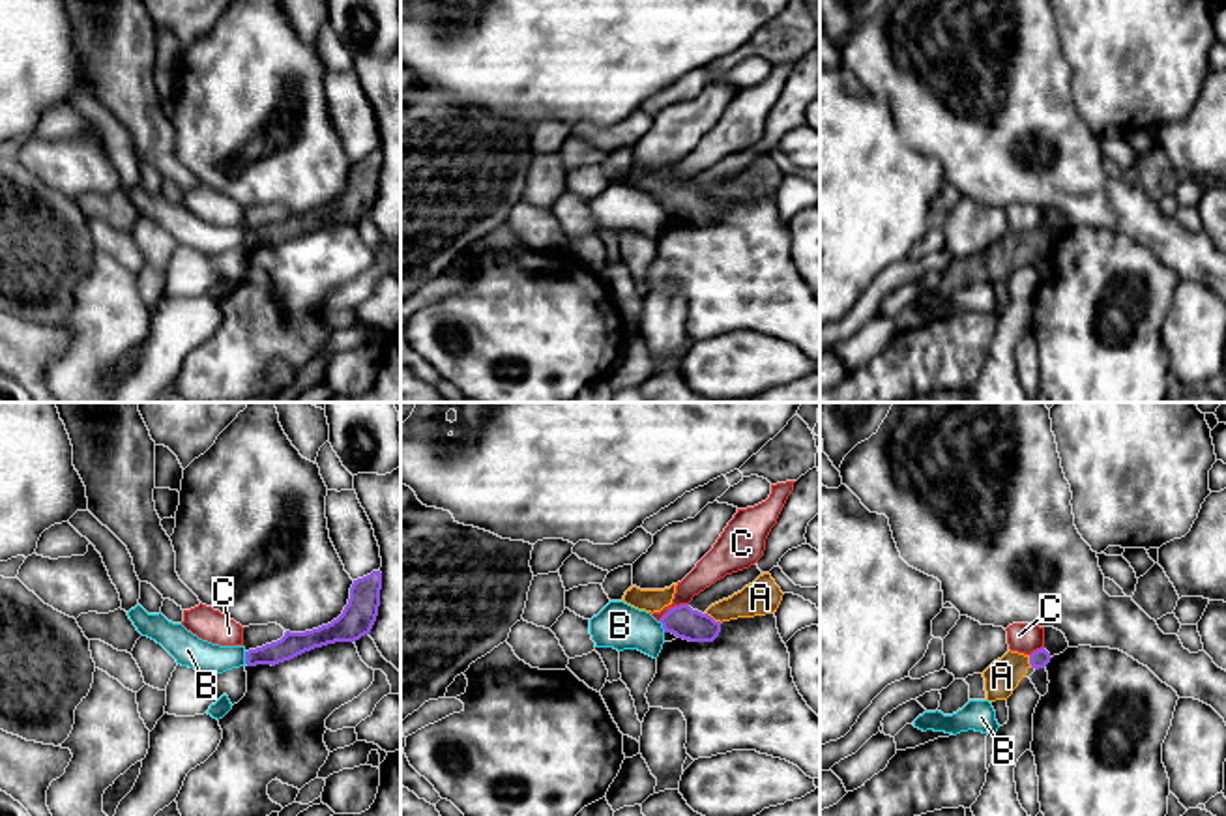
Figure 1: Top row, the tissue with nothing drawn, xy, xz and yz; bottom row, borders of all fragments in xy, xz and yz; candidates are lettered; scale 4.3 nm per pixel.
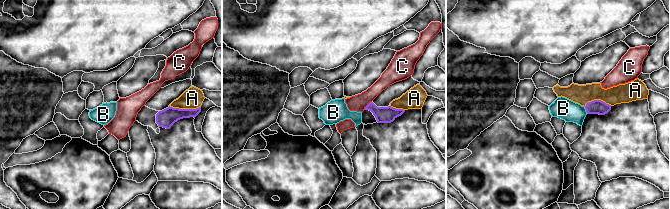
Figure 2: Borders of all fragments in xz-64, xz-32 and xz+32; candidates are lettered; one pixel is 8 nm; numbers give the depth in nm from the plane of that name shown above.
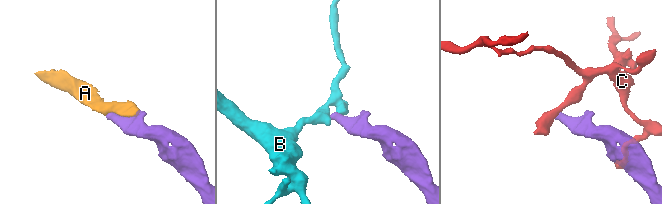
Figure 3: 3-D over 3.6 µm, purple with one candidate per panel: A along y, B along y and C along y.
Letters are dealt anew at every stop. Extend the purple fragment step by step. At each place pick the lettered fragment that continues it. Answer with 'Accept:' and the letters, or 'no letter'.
Accept: A

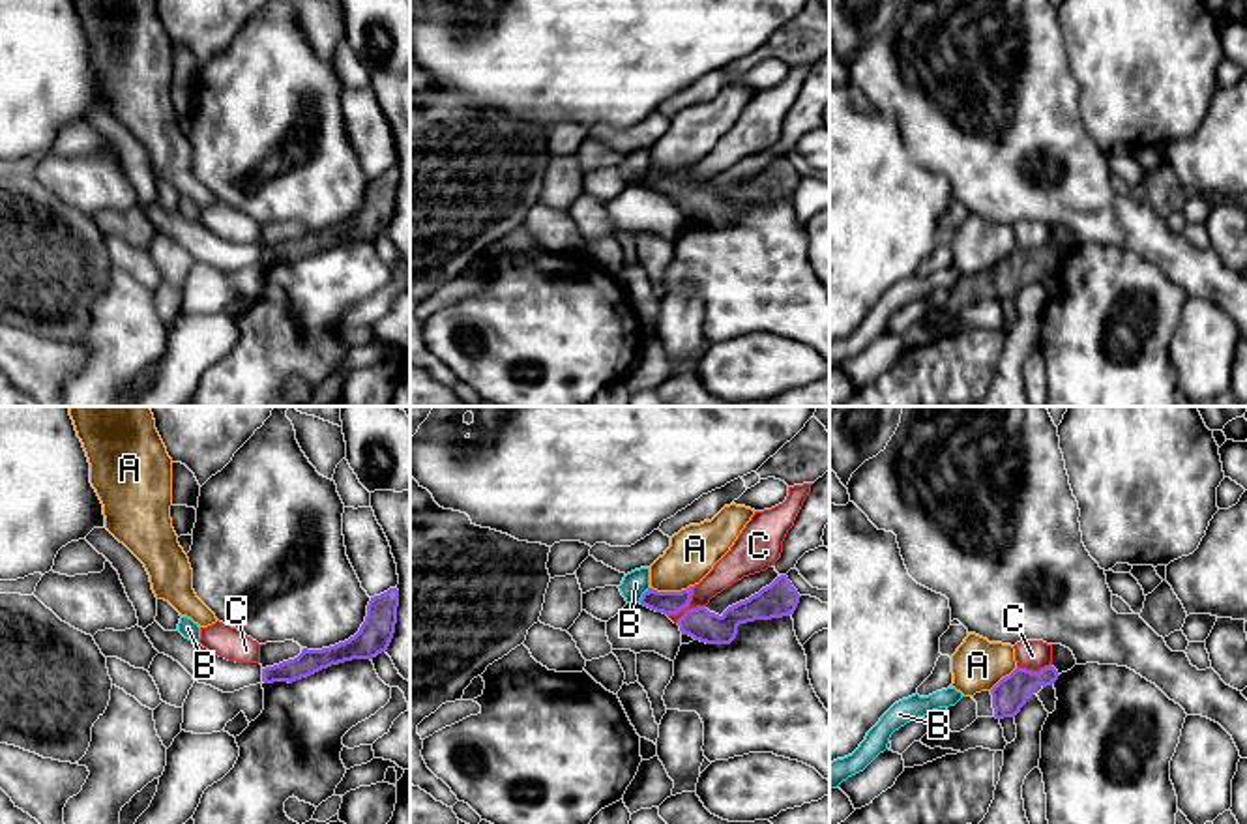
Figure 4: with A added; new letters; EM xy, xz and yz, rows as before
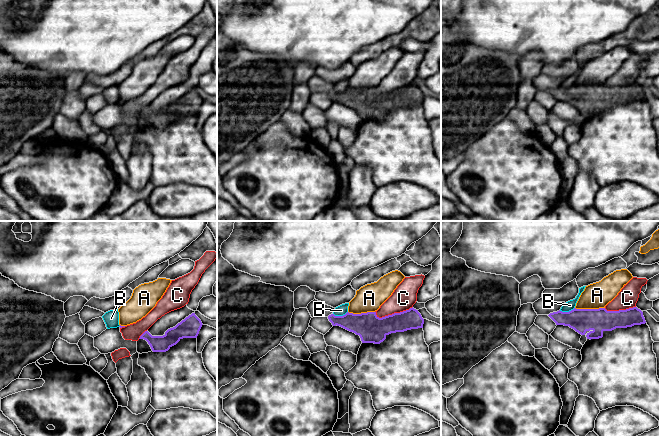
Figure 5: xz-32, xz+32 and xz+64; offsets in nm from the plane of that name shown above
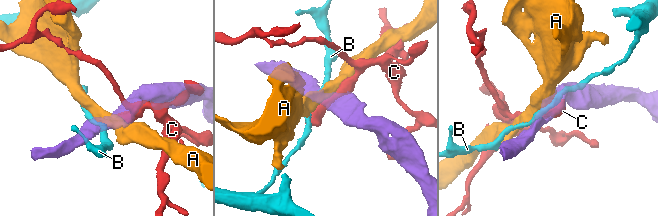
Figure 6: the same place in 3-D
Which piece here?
Accept: no letter

